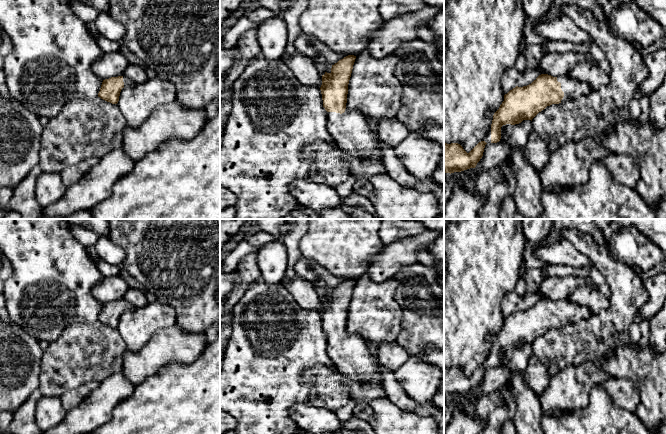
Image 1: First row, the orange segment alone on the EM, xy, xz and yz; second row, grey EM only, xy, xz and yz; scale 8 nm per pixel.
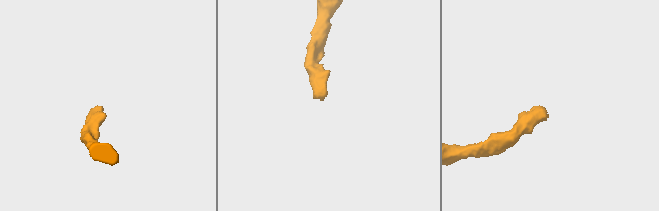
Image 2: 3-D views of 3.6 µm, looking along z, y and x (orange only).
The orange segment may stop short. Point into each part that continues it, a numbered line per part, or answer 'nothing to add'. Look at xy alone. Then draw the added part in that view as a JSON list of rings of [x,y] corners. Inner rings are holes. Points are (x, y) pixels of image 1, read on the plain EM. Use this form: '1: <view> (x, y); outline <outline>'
1: xy (127, 306); outline [[[123,300],[124,311],[131,311],[134,309],[134,306],[129,302]]]

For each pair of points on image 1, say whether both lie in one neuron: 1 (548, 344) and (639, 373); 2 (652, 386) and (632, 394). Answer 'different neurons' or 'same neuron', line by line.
1: different neurons
2: different neurons

